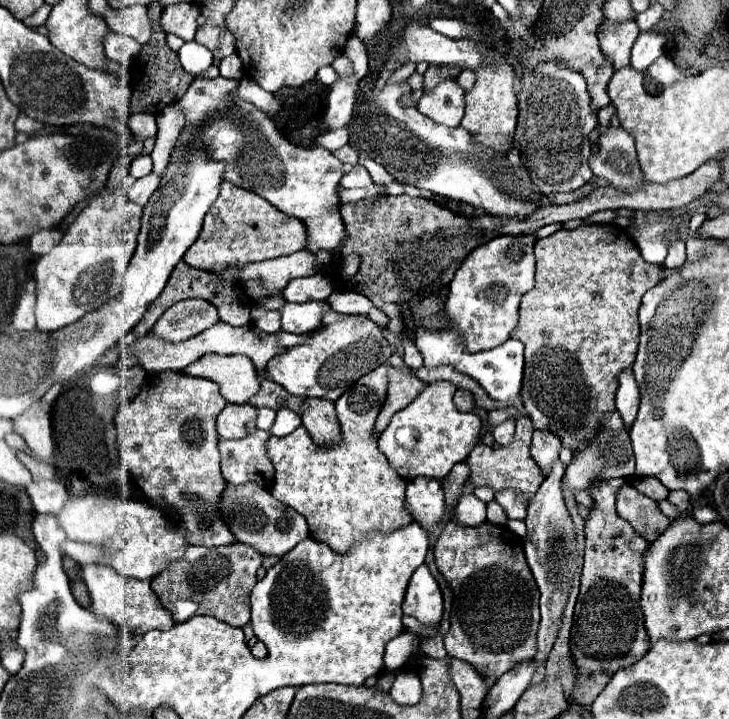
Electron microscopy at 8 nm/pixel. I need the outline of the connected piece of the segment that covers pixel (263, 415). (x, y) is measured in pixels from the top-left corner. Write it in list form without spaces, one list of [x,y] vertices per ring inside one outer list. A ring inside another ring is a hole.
[[[261,407],[259,409],[259,417],[257,417],[257,429],[269,431],[273,427],[273,421],[275,421],[275,411]]]

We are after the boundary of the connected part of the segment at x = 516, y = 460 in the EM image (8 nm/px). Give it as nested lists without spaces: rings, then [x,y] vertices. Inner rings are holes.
[[[517,415],[517,429],[515,429],[515,441],[505,447],[505,457],[503,451],[497,451],[493,447],[487,445],[477,445],[469,457],[467,457],[467,465],[471,469],[471,481],[475,485],[489,485],[495,491],[501,489],[515,489],[525,493],[529,499],[535,495],[535,491],[539,489],[541,481],[545,479],[537,467],[537,463],[531,459],[529,455],[529,447],[531,447],[531,435],[533,435],[533,423],[527,415]],[[505,459],[505,463],[503,463]]]

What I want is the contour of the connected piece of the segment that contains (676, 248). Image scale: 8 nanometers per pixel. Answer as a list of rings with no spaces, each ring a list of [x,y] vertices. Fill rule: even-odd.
[[[677,241],[677,243],[673,243],[669,247],[667,259],[665,259],[665,267],[679,269],[683,263],[685,263],[685,243],[683,241]]]

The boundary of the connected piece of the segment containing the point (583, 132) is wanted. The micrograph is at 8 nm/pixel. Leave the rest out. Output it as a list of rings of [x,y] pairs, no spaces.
[[[539,63],[531,73],[523,75],[515,145],[521,151],[523,167],[543,195],[575,191],[593,177],[589,169],[589,133],[595,129],[597,117],[589,103],[585,79],[559,63]]]

